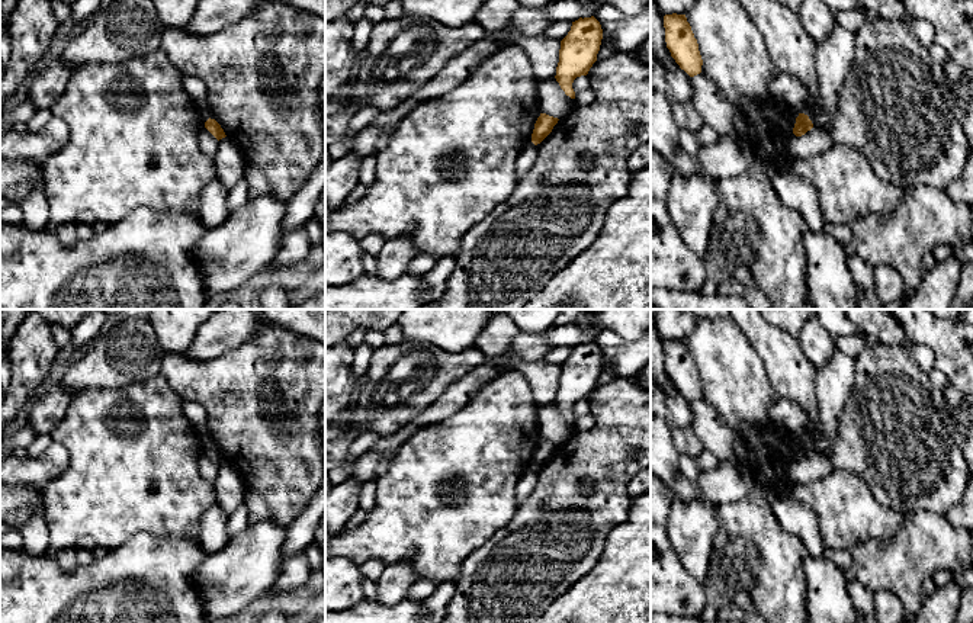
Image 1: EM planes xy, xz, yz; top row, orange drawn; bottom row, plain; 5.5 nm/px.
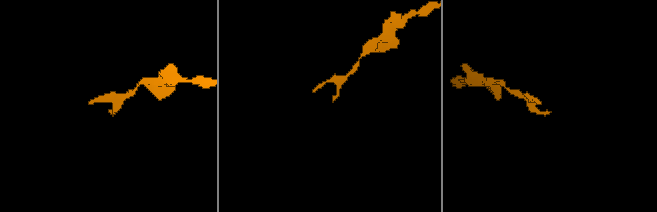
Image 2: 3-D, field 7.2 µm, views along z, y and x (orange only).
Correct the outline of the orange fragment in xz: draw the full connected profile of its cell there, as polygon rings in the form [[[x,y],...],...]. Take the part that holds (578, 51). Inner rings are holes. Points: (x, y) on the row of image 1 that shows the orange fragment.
[[[579,17],[572,22],[571,30],[561,41],[556,81],[566,96],[575,99],[572,83],[577,77],[587,76],[597,61],[603,39],[600,22],[591,17]]]

